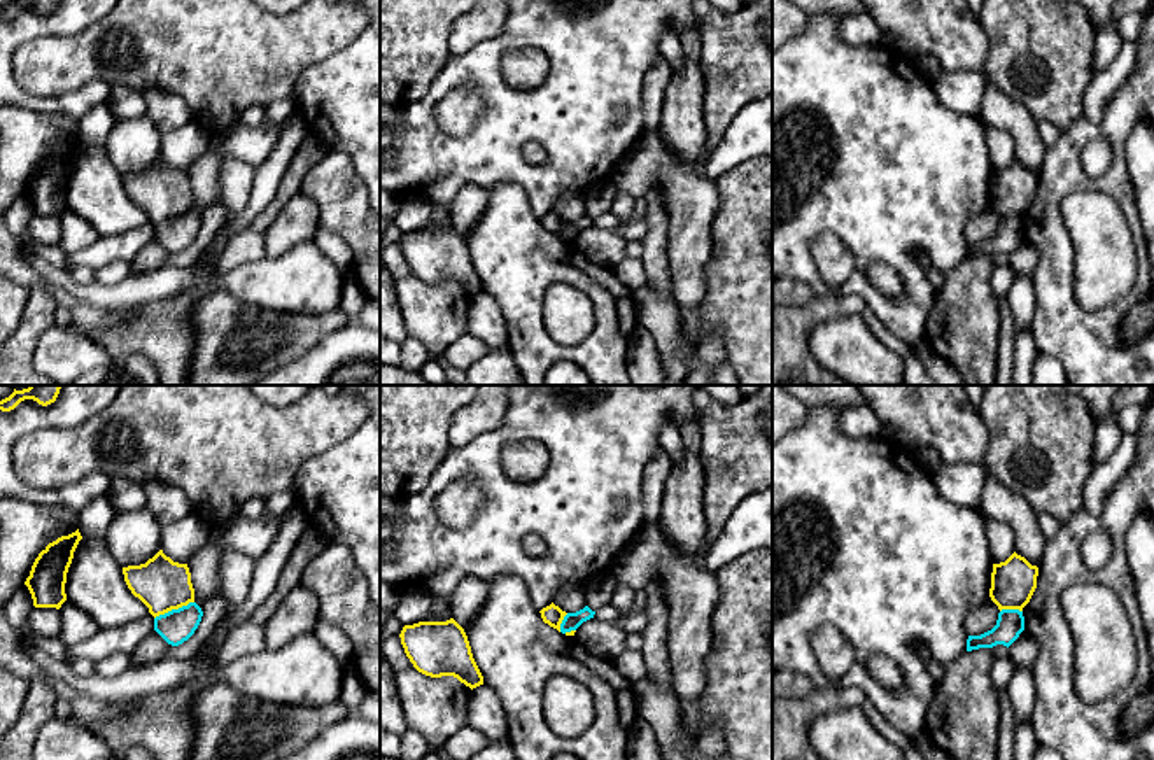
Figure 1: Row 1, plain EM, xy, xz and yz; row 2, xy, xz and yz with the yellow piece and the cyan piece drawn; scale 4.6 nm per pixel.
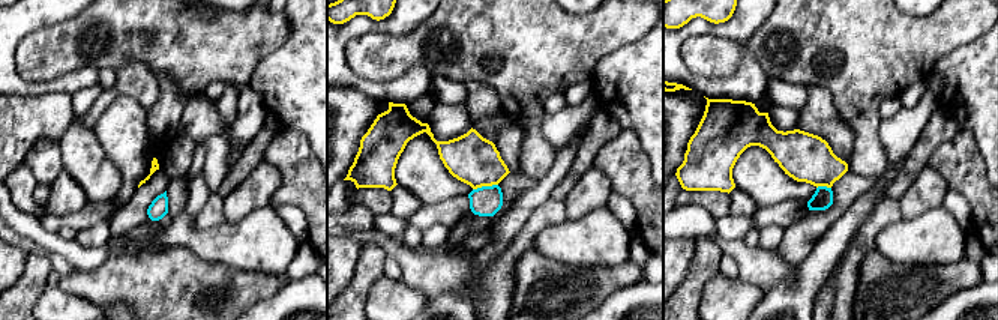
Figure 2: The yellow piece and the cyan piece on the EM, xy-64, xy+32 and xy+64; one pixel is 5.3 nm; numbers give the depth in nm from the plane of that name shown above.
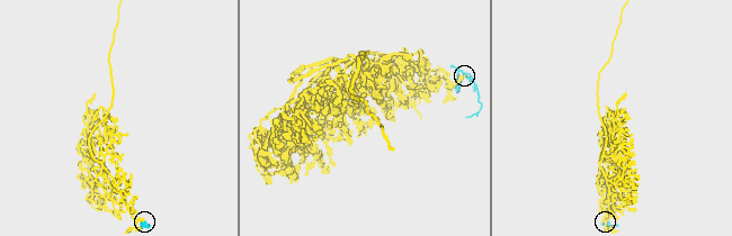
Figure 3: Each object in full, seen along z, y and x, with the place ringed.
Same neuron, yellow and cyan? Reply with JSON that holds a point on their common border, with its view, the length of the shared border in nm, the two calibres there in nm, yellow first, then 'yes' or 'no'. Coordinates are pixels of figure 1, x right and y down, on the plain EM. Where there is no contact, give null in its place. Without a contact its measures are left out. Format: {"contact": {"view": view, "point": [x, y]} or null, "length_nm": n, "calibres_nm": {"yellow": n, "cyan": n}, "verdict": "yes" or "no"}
{"contact": {"view": "xy", "point": [174, 216]}, "length_nm": 200, "calibres_nm": {"yellow": 240, "cyan": 160}, "verdict": "no"}

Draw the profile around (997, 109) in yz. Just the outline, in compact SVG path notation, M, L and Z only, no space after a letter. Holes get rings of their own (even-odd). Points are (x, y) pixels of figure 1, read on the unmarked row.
M989 81L981 103L981 119L989 126L1005 130L1014 142L1014 159L1031 173L1040 173L1045 145L1037 121L1019 102L1009 98Z

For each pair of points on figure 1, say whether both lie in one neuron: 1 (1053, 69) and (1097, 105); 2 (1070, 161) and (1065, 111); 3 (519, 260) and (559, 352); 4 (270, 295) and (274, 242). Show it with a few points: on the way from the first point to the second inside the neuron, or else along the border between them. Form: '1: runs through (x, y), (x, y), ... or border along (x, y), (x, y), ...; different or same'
1: border along (1097, 72), (1086, 88), (1083, 112); different
2: border along (1083, 112), (1060, 132); different
3: runs through (519, 284), (524, 319), (534, 333); same
4: border along (310, 240), (295, 244), (279, 256), (267, 258); different

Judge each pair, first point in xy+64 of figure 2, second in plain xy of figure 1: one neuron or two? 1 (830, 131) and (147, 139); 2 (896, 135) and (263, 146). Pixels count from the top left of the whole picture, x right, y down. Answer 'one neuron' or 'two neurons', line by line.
1: two neurons
2: one neuron

